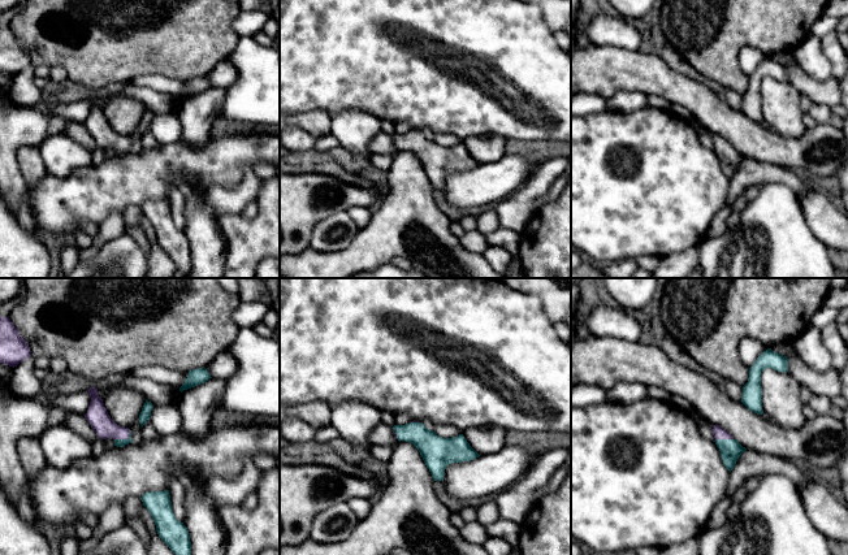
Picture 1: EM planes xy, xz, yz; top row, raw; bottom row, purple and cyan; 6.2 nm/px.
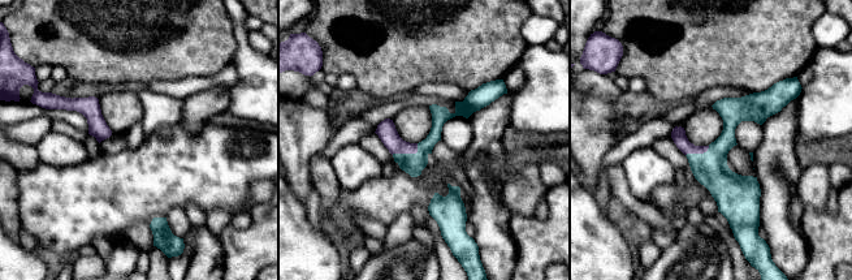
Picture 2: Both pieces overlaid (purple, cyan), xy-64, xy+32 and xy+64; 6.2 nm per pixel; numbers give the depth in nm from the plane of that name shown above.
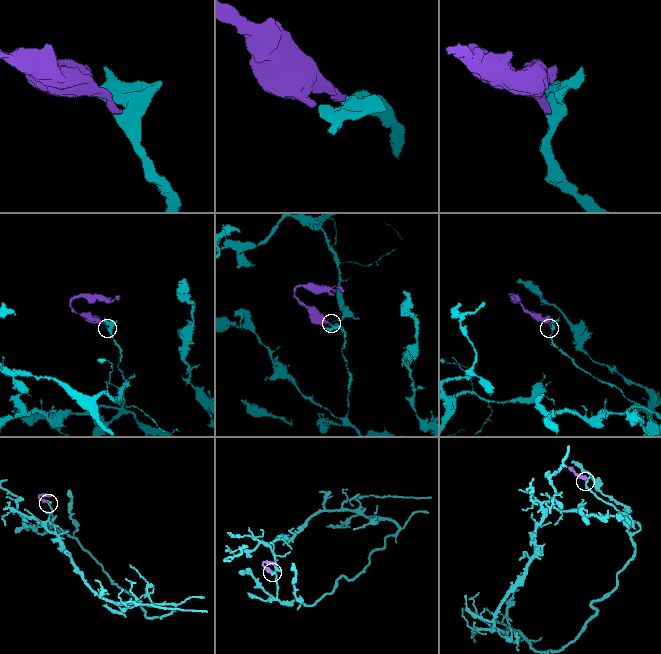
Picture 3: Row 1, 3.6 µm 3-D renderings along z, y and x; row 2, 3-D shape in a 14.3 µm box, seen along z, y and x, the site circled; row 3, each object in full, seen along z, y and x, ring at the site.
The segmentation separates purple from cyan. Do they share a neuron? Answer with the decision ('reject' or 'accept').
accept

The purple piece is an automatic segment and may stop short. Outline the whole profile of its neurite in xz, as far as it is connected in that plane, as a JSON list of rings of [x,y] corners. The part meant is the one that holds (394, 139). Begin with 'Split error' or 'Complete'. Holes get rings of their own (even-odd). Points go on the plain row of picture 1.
Split error. [[[410,130],[393,135],[395,147],[412,152],[420,161],[434,190],[444,190],[449,173],[471,170],[480,164],[470,155],[463,143],[442,147],[423,131]]]

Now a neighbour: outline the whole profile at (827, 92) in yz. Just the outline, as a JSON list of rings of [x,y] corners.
[[[783,52],[771,57],[788,68],[788,81],[800,95],[806,95],[812,103],[826,105],[830,109],[841,103],[840,82],[830,77],[823,82],[815,82],[805,74],[797,64],[793,52]]]

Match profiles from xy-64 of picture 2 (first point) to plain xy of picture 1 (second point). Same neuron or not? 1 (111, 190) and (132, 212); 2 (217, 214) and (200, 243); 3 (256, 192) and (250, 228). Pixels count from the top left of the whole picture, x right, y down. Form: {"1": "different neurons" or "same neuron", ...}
{"1": "different neurons", "2": "different neurons", "3": "different neurons"}

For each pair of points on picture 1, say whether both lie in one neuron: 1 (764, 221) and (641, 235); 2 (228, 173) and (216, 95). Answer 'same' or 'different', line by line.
1: different
2: different

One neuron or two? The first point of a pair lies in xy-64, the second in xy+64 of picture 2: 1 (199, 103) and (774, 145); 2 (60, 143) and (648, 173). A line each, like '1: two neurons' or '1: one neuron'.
1: one neuron
2: one neuron

